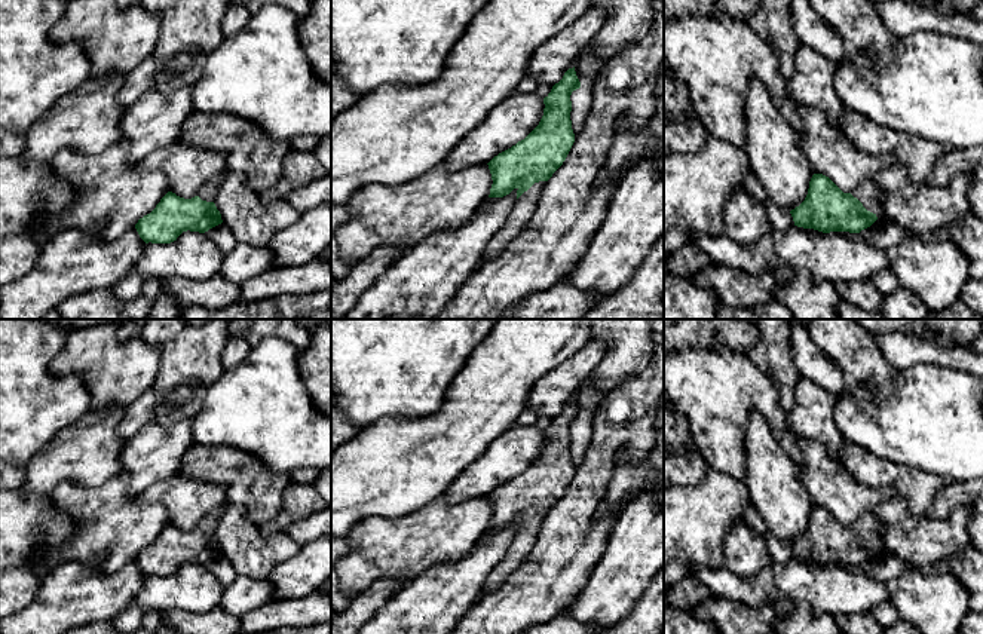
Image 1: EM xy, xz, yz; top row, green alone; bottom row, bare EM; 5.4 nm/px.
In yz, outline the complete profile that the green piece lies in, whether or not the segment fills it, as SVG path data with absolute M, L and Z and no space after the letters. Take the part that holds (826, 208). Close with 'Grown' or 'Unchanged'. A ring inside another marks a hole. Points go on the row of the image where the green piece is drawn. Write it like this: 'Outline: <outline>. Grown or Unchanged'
Outline: M814 174L805 200L790 211L794 226L814 229L823 233L849 232L860 233L876 220L882 196L872 180L863 181L852 193L843 193L829 177Z. Grown

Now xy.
Outline: M224 174L215 175L192 199L168 192L151 212L135 224L140 238L146 244L171 244L183 232L205 233L221 224L221 214L214 197L223 178Z. Grown

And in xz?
Outline: M575 67L569 68L543 98L539 125L487 165L492 174L489 197L503 197L514 189L517 202L503 227L487 244L481 263L500 252L533 215L545 183L566 160L573 143L570 95L581 88Z. Grown

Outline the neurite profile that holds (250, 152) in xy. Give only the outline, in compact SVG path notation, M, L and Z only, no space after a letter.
M193 111L178 143L224 154L227 169L241 174L257 193L276 184L291 151L290 141L272 138L260 126L224 113Z

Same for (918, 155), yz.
M851 108L842 111L837 126L858 150L873 156L894 156L906 166L913 183L927 183L935 160L947 151L940 144L879 126Z

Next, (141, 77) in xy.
M153 55L146 58L135 67L125 79L120 88L117 104L126 110L134 104L146 91L151 89L156 74L156 61Z

